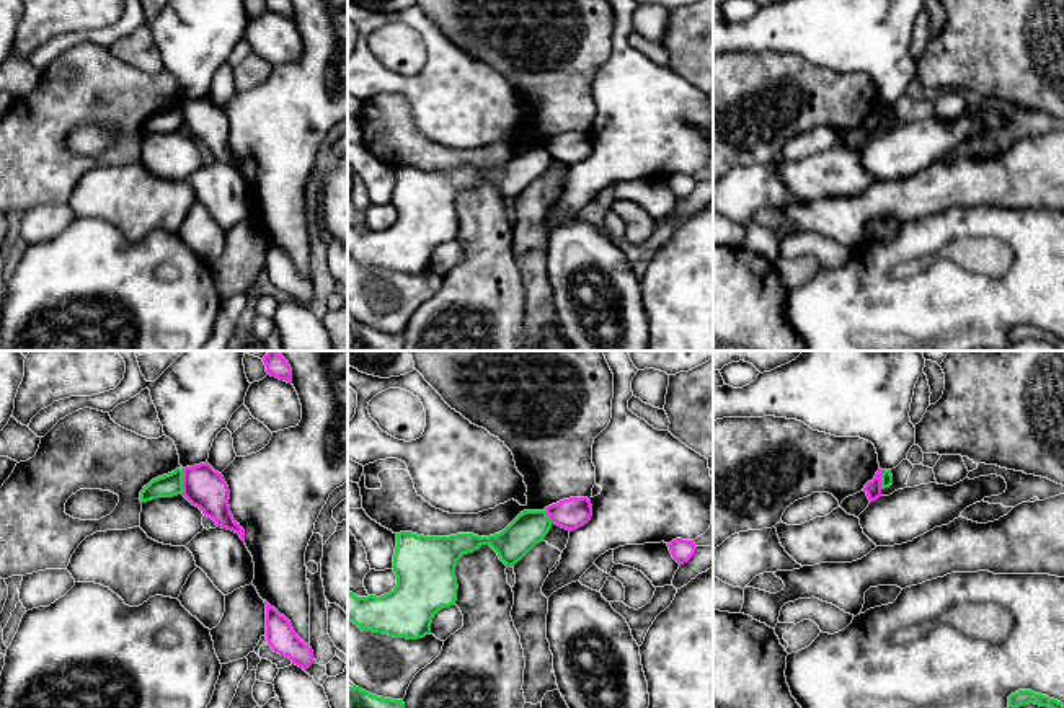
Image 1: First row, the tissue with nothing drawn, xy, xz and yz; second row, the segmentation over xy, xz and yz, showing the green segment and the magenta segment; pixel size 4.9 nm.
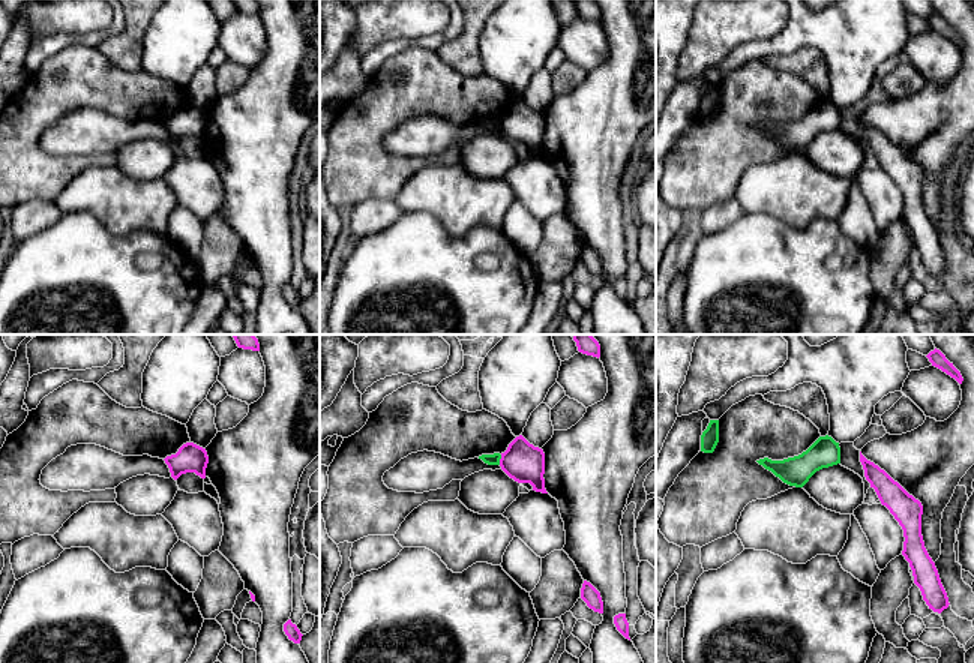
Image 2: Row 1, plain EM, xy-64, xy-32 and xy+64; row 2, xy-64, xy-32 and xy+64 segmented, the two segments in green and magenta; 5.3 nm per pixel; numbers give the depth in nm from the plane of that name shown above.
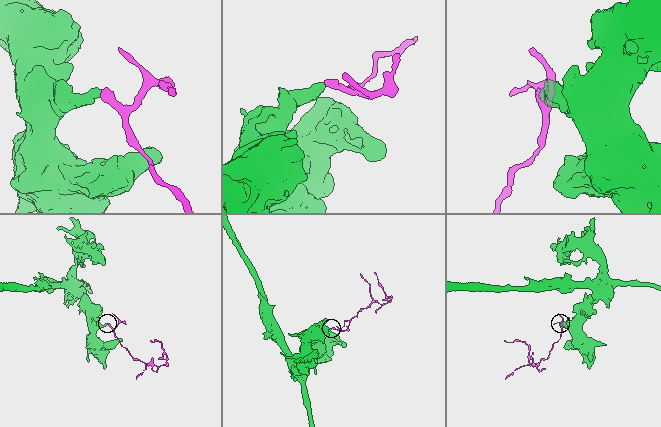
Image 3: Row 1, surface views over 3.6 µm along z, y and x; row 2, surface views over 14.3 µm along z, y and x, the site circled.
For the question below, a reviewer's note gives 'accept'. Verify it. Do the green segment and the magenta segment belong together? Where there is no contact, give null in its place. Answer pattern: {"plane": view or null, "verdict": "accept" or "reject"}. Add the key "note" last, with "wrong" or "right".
{"plane": "xy", "verdict": "reject", "note": "wrong"}

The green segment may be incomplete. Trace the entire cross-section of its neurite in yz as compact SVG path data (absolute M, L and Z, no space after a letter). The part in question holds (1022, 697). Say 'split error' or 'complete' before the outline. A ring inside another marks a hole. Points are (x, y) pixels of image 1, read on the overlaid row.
complete | M1018 690L1009 697L1009 708L1020 708L1030 703L1048 706L1048 708L1064 708L1061 701L1041 693L1035 693L1031 690Z

